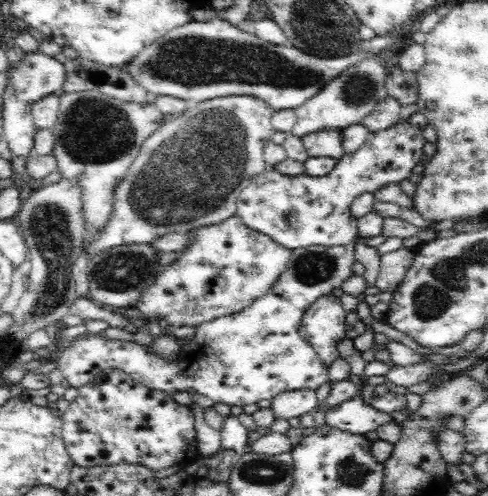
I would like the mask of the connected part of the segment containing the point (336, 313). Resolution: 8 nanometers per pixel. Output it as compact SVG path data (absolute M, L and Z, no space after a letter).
M331 293L312 302L302 316L299 326L302 339L312 346L317 356L328 366L339 356L336 344L346 338L346 315L347 310L339 298Z

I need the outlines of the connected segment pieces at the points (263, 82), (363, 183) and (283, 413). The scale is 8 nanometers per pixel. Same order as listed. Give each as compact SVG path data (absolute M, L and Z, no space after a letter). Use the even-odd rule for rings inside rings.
M212 20L212 22L188 21L182 26L169 30L162 38L149 44L138 56L134 57L123 69L132 76L136 84L142 85L148 92L184 99L189 105L211 98L250 94L268 102L275 110L297 109L308 98L314 96L323 84L338 78L346 66L359 61L369 53L354 52L348 56L326 59L316 57L300 51L294 46L276 46L265 43L255 34L248 34L244 27L234 27L225 20Z
M407 120L397 122L394 126L383 131L371 132L368 134L366 142L355 150L352 154L345 154L334 168L324 176L284 176L275 170L266 170L258 174L240 191L235 200L236 213L244 221L244 224L264 233L274 242L280 244L288 250L294 251L300 248L311 246L348 246L352 242L358 241L358 223L351 213L352 201L362 192L374 192L383 184L389 182L398 183L408 178L408 175L415 170L415 164L421 158L422 146L425 138L422 129L418 125L410 124Z
M291 390L272 397L270 412L274 422L299 419L302 415L315 412L317 400L313 390Z

